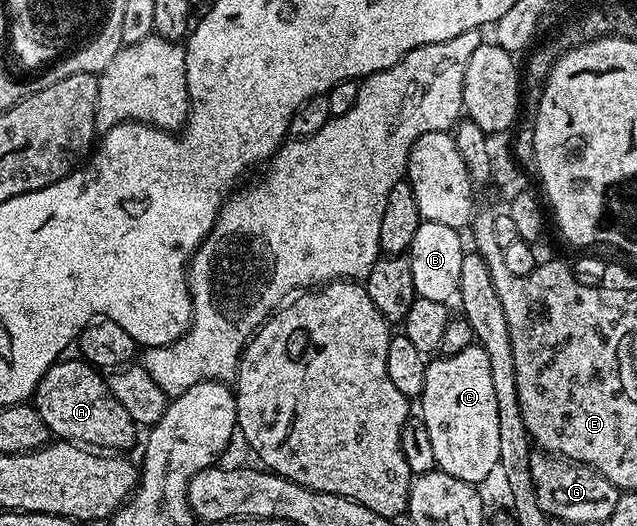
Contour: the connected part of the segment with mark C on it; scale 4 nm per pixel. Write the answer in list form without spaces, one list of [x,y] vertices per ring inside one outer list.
[[[472,344],[469,348],[465,348],[456,354],[444,354],[442,356],[435,356],[428,361],[425,368],[425,384],[423,390],[419,393],[417,399],[418,405],[423,405],[421,417],[425,424],[426,430],[429,431],[429,440],[433,443],[433,456],[435,457],[435,465],[440,470],[449,472],[449,476],[457,476],[457,480],[465,480],[472,484],[486,483],[497,464],[497,452],[501,452],[501,424],[497,416],[497,396],[493,396],[493,375],[489,373],[489,356],[485,356],[483,347],[478,344]]]

